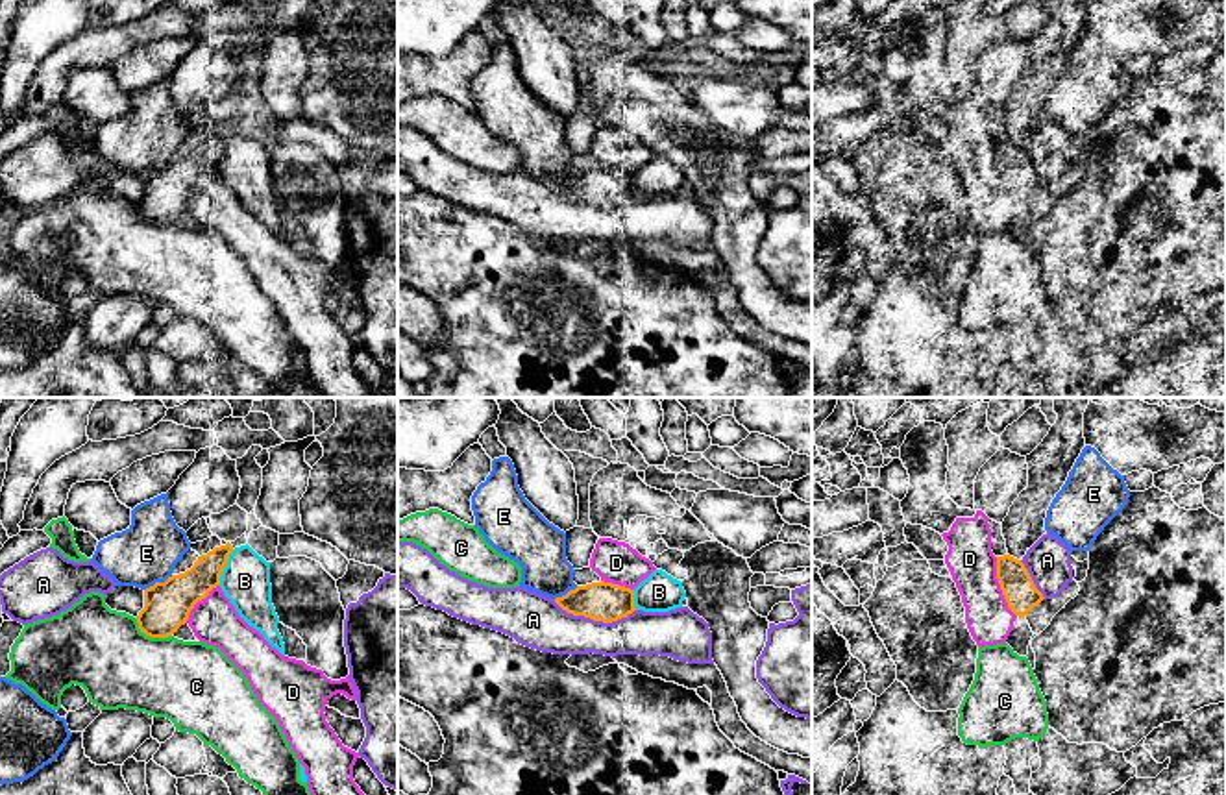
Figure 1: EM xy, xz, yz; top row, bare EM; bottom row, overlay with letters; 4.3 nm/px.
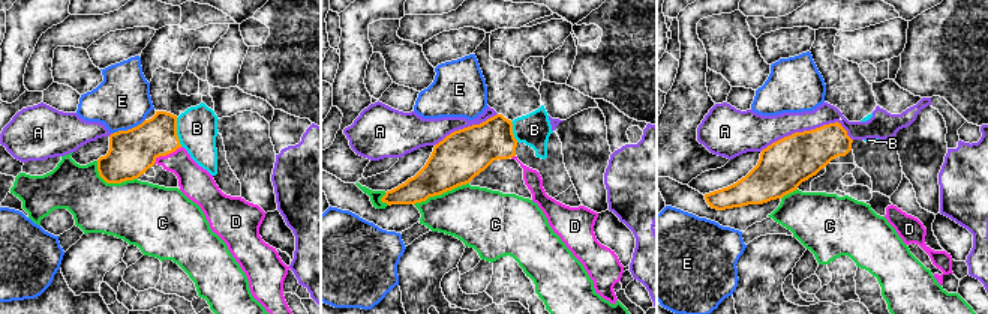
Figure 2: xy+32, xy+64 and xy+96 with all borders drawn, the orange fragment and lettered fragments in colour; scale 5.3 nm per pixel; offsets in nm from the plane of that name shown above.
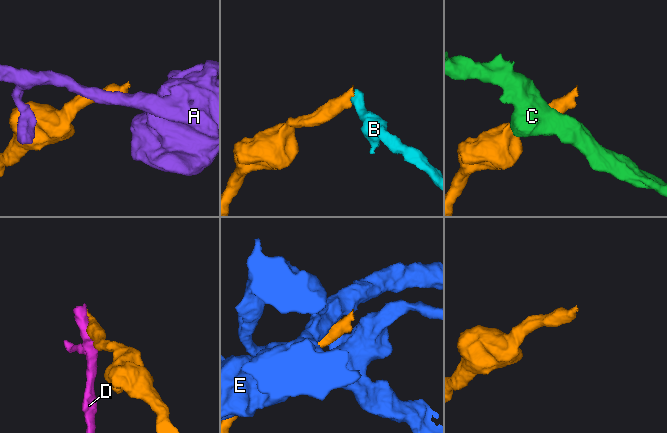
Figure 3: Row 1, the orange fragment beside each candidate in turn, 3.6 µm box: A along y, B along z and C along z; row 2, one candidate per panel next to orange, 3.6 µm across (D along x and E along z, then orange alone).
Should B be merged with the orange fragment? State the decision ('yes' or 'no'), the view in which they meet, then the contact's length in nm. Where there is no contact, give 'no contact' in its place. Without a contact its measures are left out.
no; meets orange in xy; contact 180 nm long

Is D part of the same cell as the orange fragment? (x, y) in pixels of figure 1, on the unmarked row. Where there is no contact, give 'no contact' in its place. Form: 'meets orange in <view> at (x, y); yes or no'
meets orange in yz at (1001, 172); no

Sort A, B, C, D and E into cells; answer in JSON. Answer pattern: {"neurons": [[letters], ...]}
{"neurons": [["A"], ["B"], ["C"], ["D"], ["E"]]}

